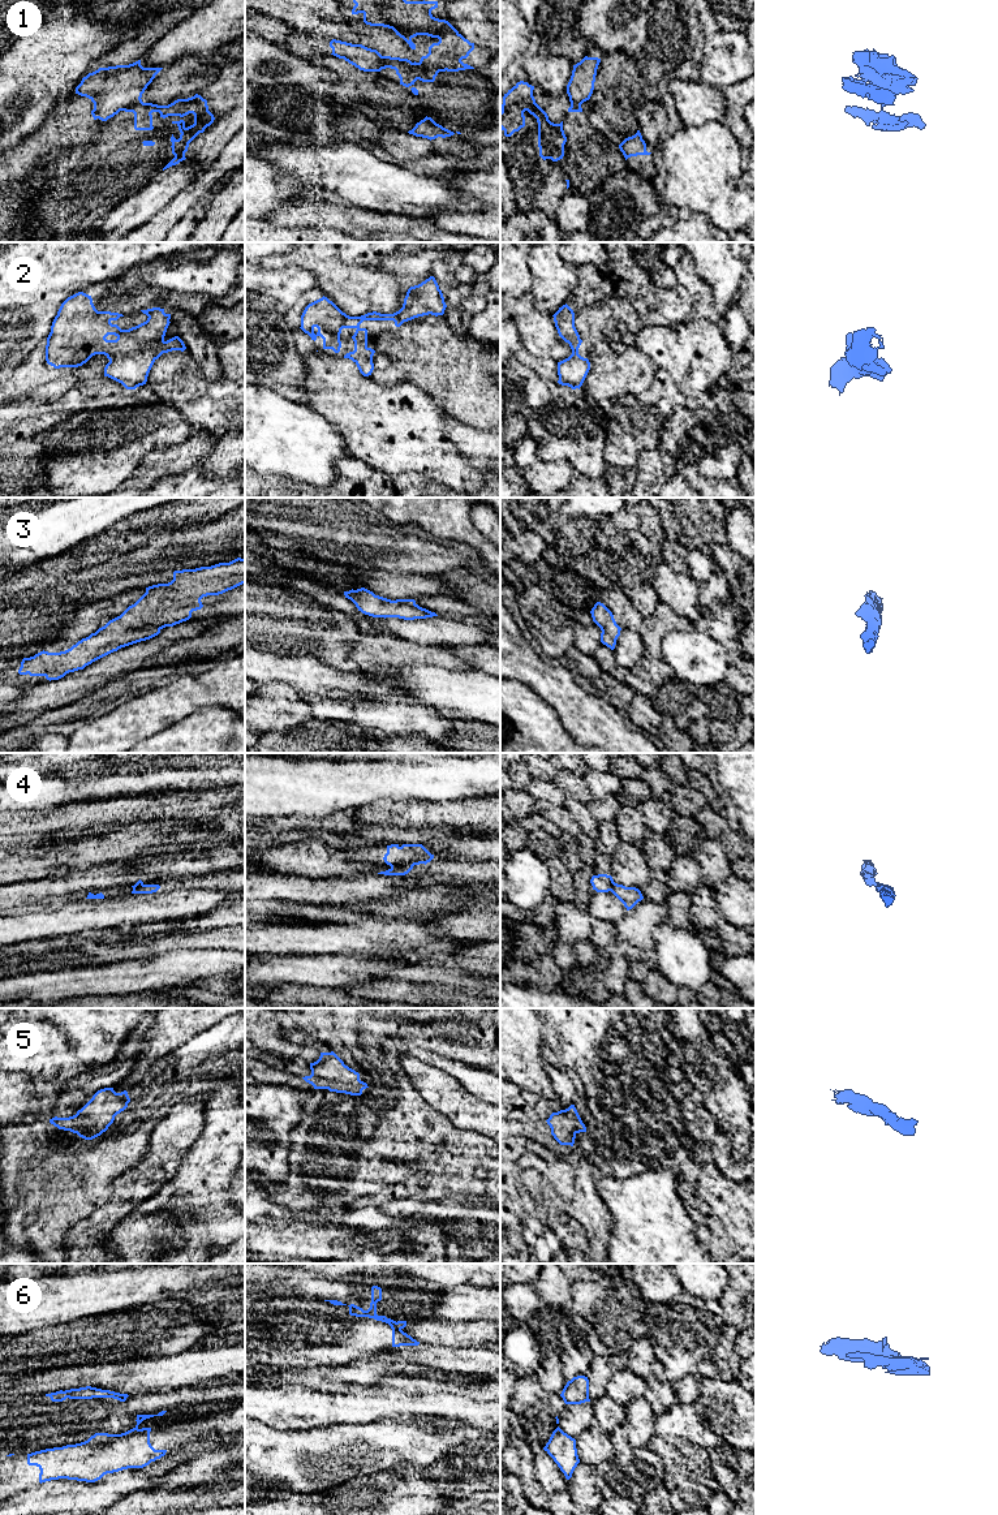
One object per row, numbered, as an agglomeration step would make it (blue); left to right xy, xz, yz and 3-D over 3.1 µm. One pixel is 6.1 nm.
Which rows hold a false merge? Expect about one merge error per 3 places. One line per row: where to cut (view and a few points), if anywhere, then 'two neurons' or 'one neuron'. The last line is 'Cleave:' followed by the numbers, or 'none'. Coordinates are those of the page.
1: cut in xy along (141, 100), (123, 110); two neurons
2: no cut; one neuron
3: no cut; one neuron
4: cut in xz along (413, 864), (396, 864), (391, 866); two neurons
5: no cut; one neuron
6: cut in xz along (390, 1325), (400, 1329); two neurons
Cleave: 1, 4, 6

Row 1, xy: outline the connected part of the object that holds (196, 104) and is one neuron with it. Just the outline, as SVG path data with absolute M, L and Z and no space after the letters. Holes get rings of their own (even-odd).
M195 94L188 99L177 99L168 106L158 106L152 103L138 103L124 109L125 112L134 113L134 129L135 130L152 130L152 112L159 112L160 117L165 119L168 116L180 116L180 121L172 121L180 130L180 138L176 139L172 134L172 154L175 158L163 168L167 169L172 165L178 164L185 160L185 152L188 151L189 143L199 134L203 133L207 126L210 126L215 117L208 111L207 100L201 95ZM193 113L194 124L185 126L184 116Z

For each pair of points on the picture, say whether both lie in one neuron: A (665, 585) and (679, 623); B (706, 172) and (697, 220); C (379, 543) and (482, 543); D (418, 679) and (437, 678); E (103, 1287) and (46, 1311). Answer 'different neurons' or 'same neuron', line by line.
A: different neurons
B: different neurons
C: different neurons
D: same neuron
E: same neuron

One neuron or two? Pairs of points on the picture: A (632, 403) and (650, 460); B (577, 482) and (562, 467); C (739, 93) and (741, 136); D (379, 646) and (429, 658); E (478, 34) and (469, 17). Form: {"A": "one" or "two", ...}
{"A": "two", "B": "two", "C": "one", "D": "one", "E": "one"}

